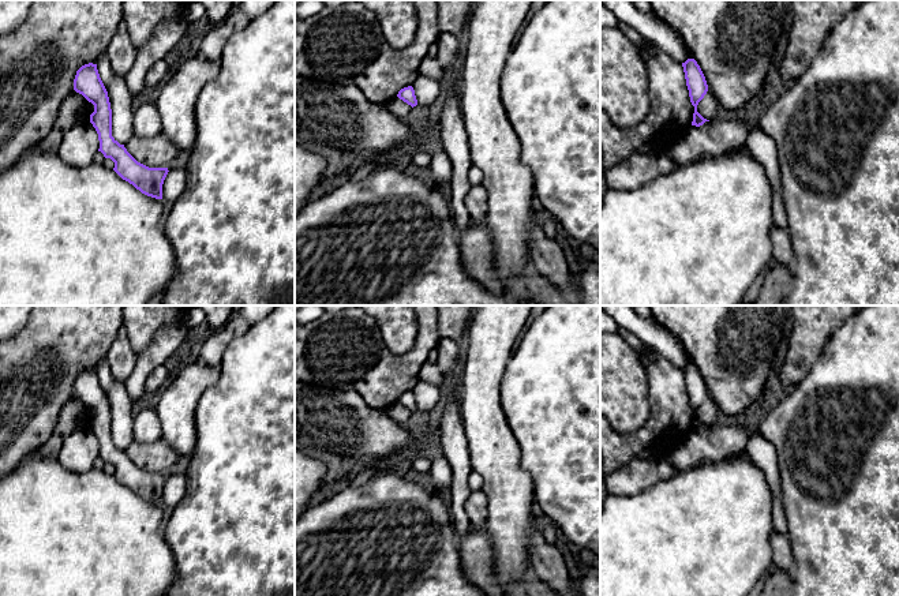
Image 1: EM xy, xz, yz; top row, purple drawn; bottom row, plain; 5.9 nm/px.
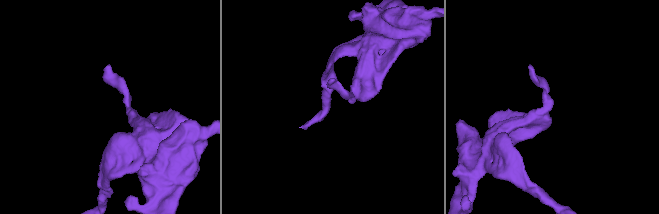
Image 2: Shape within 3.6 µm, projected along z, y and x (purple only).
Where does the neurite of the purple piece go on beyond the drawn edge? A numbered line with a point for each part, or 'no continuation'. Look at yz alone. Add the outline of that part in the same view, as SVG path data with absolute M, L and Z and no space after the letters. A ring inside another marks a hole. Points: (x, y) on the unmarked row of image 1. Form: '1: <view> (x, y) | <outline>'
no continuation

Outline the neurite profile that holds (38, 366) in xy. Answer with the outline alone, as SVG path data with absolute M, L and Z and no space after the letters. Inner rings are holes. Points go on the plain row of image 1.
M34 306L27 323L0 342L0 479L50 438L61 406L74 397L76 376L85 370L97 370L116 341L123 310L124 306Z

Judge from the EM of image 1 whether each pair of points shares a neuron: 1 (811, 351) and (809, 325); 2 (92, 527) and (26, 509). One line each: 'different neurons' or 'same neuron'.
1: same neuron
2: same neuron

